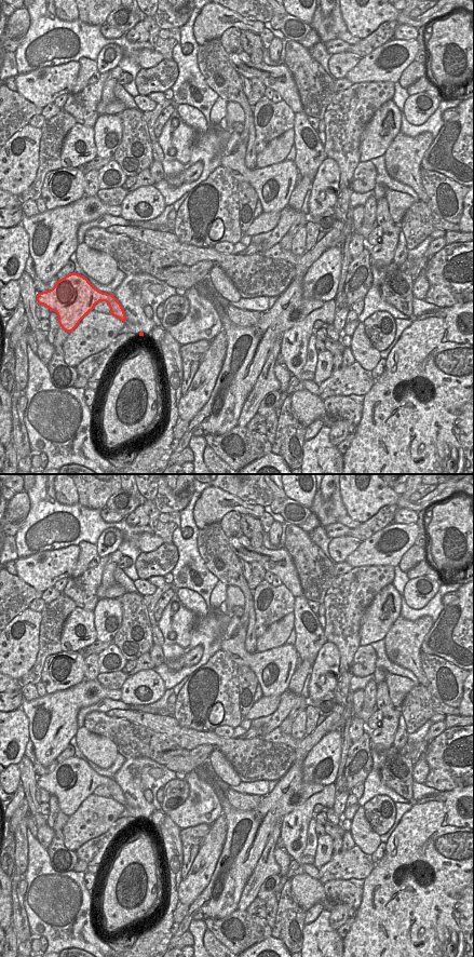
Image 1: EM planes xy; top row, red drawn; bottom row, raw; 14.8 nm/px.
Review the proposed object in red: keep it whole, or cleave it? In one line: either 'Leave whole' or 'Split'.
Leave whole.

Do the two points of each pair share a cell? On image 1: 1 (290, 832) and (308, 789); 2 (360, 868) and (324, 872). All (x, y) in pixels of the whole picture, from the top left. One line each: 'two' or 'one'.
1: two
2: one

